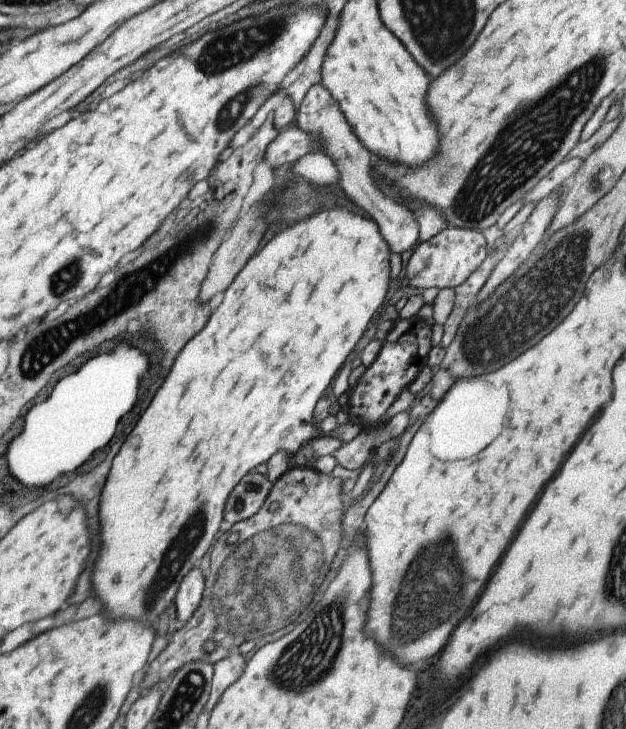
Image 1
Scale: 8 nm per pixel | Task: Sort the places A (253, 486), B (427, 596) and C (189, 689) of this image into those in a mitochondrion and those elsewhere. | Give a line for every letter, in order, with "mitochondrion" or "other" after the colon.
A: mitochondrion
B: mitochondrion
C: mitochondrion

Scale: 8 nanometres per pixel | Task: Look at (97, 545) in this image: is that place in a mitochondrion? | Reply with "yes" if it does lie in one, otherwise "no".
no

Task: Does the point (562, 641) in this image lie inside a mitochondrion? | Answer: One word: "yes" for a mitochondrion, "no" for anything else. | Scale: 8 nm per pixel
no

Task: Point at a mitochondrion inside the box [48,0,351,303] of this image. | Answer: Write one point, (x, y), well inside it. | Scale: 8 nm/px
(240, 44)

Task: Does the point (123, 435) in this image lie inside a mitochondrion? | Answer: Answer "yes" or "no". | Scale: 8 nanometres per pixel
no

